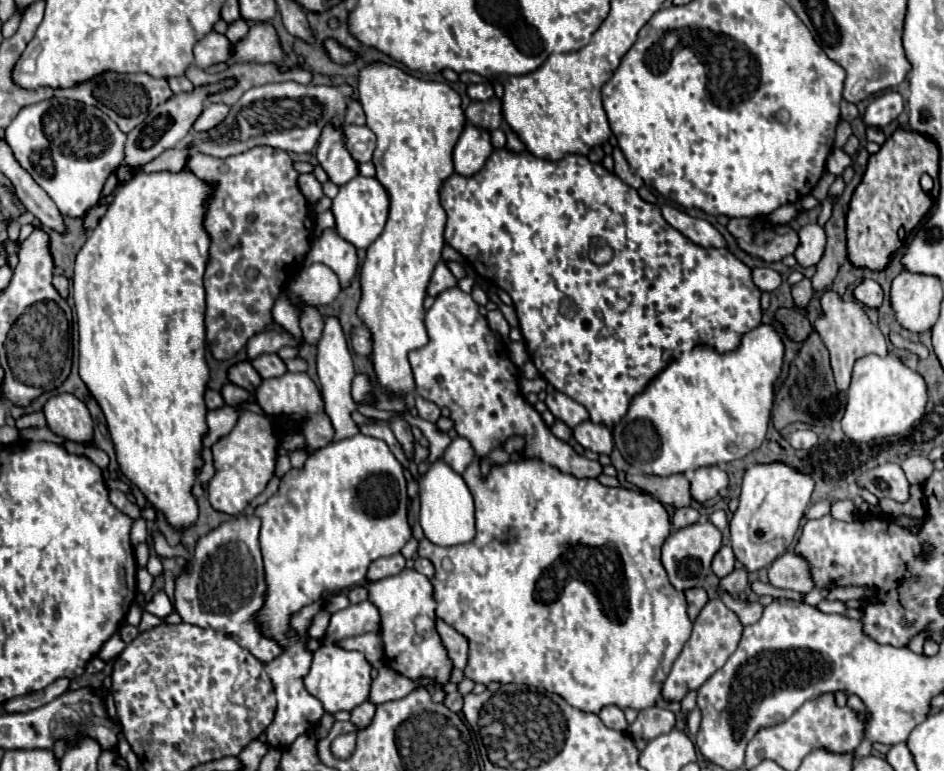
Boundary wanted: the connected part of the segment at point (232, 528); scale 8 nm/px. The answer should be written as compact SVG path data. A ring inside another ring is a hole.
M237 516L199 538L193 556L193 572L183 572L177 580L175 610L181 614L183 622L197 624L199 628L211 626L233 638L259 662L267 664L279 656L279 646L269 638L263 638L259 626L255 626L255 612L263 606L263 594L265 578L259 550L259 518Z

